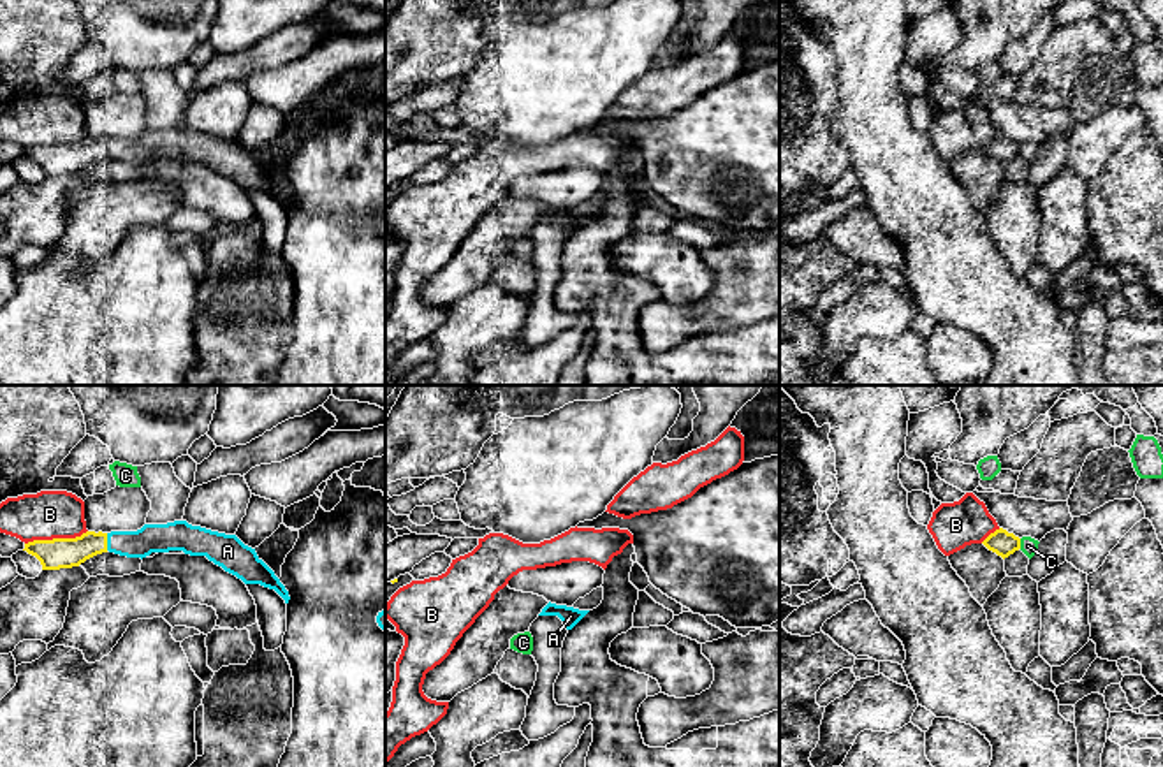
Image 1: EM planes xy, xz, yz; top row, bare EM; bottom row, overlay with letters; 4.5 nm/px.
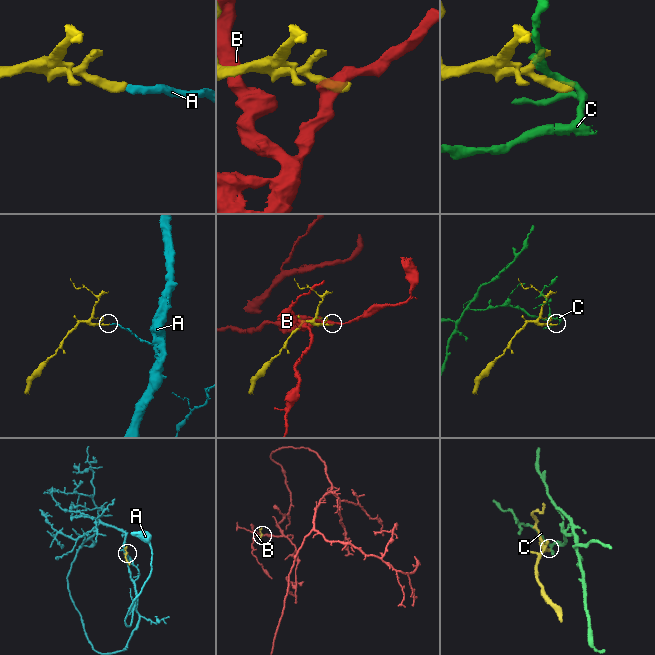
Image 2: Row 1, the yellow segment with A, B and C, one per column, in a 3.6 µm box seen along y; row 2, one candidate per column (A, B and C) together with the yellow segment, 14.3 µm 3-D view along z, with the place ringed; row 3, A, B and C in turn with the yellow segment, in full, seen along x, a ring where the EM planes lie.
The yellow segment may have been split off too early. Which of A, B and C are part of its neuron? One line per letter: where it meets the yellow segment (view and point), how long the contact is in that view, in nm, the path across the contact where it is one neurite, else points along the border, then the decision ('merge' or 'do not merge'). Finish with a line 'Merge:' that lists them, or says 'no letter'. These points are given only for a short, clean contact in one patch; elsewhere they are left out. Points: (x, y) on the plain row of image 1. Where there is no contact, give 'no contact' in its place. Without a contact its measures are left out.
A: contact xy (106, 148); length 80 nm; merge
B: contact xy (55, 145); length 300 nm; do not merge
C: contact yz (1019, 150); length 50 nm; do not merge
Merge: A

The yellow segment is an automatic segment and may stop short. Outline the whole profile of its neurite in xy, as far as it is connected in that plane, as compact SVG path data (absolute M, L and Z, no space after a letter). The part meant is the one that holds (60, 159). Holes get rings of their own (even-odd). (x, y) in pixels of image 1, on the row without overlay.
M187 127L144 130L137 137L86 137L76 144L33 146L25 150L23 157L35 162L42 176L79 172L107 157L141 165L151 158L183 157L190 162L206 162L245 190L274 195L285 209L290 206L285 192L257 162L255 155L245 151L236 141L192 132Z

